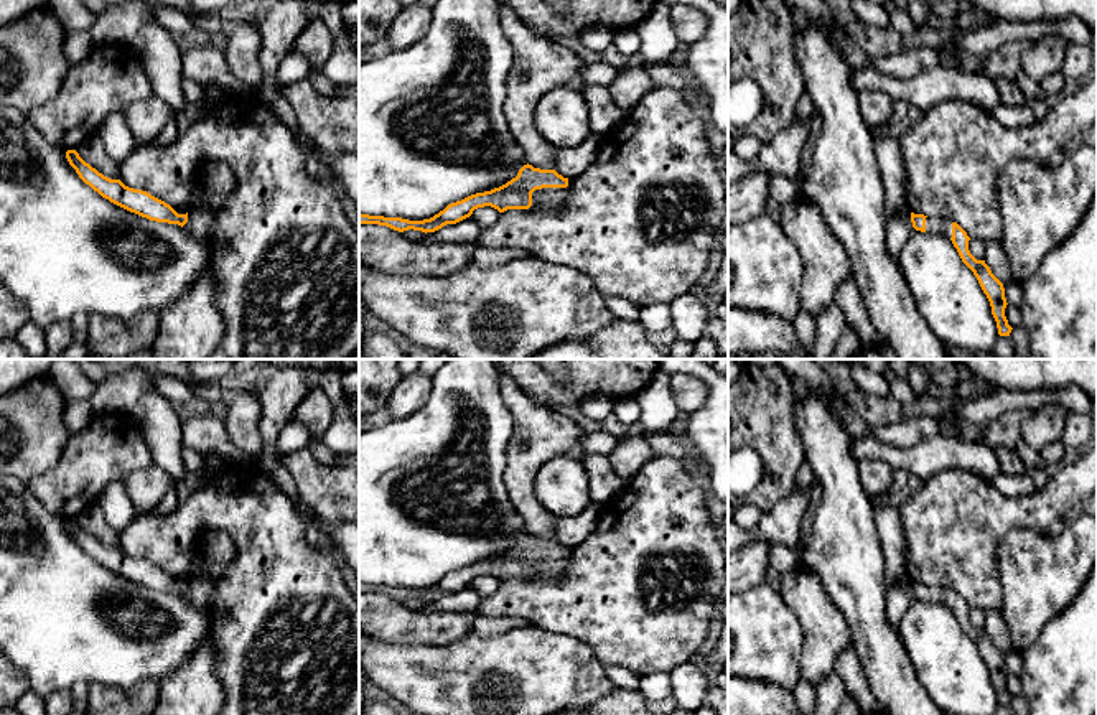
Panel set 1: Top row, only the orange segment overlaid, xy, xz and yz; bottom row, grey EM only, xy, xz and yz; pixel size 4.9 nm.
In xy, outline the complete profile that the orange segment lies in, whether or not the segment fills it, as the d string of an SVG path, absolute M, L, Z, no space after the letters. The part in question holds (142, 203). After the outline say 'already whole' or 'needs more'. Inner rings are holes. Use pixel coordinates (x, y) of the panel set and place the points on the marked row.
M68 150L66 158L79 178L110 203L156 222L184 226L188 213L178 214L170 204L147 191L125 186L120 180L110 180L86 163L76 150Z | already whole

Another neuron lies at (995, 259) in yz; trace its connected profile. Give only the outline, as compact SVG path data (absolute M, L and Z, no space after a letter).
M1000 241L987 242L983 260L1003 285L1013 280L1011 267Z

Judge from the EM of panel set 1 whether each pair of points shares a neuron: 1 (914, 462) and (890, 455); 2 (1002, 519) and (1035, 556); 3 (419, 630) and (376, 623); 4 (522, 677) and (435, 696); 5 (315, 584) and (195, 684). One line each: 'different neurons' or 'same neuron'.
1: same neuron
2: different neurons
3: same neuron
4: same neuron
5: different neurons

